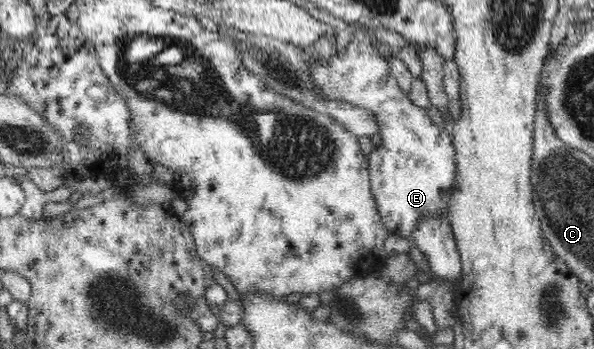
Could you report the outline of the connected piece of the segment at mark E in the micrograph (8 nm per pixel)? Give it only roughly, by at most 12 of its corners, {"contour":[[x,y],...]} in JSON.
{"contour":[[377,38],[310,56],[324,97],[371,110],[382,223],[409,239],[448,218],[452,132],[402,91]]}

